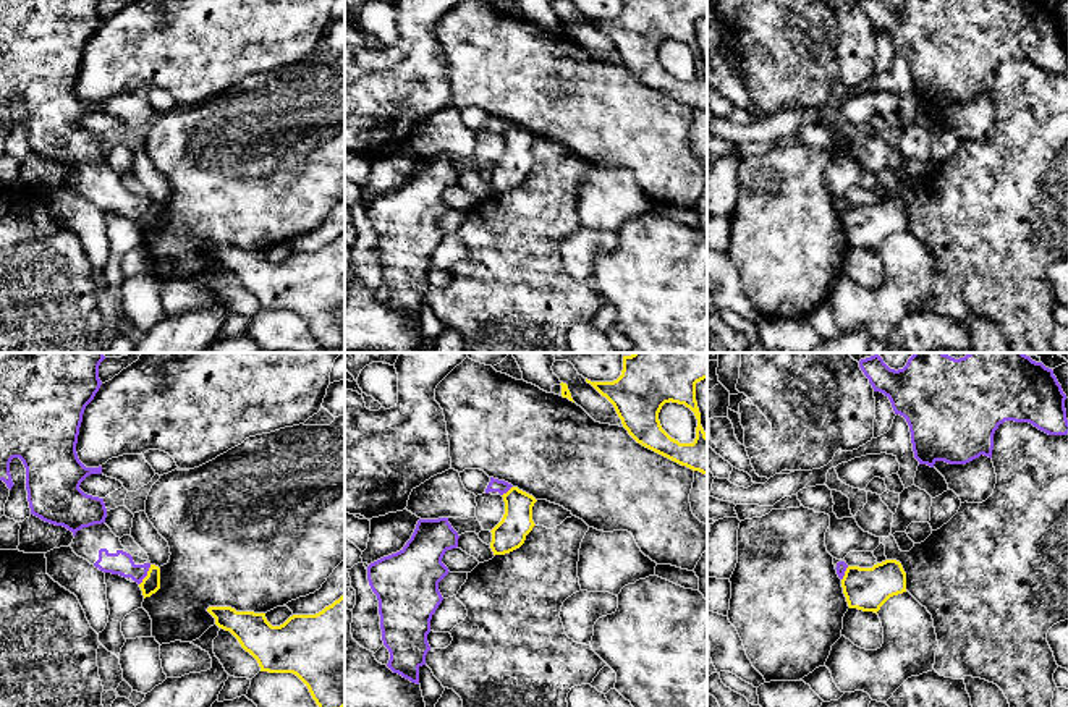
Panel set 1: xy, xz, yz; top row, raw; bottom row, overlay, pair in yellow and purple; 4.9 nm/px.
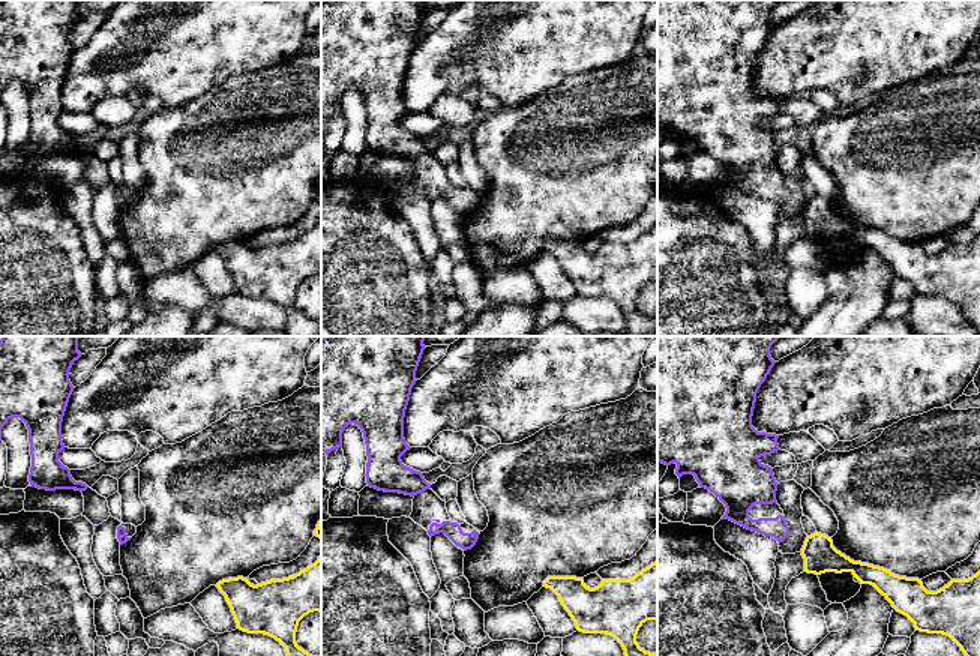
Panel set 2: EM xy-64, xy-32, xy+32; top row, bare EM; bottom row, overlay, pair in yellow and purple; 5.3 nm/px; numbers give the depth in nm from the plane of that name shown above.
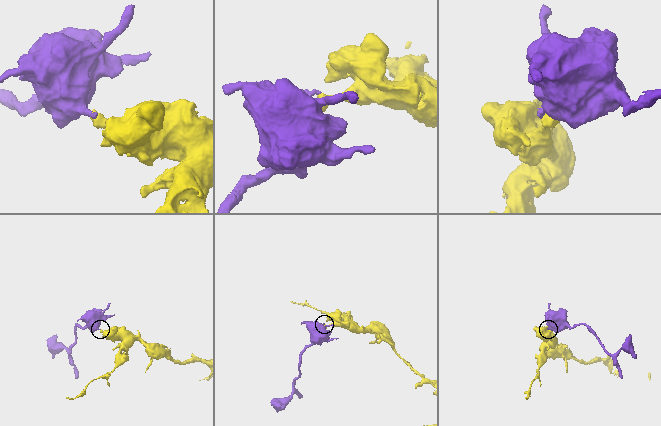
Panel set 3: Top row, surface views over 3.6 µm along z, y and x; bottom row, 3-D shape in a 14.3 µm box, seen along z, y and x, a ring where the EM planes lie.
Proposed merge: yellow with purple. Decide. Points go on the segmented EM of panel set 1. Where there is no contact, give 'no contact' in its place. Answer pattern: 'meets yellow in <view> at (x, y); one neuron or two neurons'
meets yellow in xy at (148, 575); two neurons

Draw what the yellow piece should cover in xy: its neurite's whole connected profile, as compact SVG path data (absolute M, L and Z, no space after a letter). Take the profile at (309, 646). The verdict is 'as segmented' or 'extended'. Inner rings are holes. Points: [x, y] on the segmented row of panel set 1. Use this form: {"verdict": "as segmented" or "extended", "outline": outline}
{"verdict": "as segmented", "outline": "M345 594L322 612L293 615L280 626L272 626L265 613L236 612L231 607L209 607L207 612L215 618L218 628L230 631L257 660L261 671L293 673L307 686L319 707L345 707Z"}

